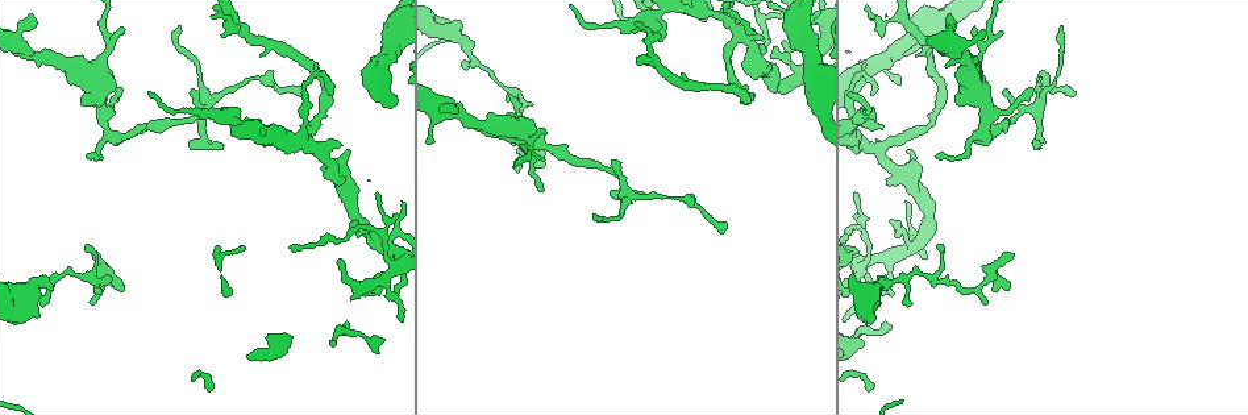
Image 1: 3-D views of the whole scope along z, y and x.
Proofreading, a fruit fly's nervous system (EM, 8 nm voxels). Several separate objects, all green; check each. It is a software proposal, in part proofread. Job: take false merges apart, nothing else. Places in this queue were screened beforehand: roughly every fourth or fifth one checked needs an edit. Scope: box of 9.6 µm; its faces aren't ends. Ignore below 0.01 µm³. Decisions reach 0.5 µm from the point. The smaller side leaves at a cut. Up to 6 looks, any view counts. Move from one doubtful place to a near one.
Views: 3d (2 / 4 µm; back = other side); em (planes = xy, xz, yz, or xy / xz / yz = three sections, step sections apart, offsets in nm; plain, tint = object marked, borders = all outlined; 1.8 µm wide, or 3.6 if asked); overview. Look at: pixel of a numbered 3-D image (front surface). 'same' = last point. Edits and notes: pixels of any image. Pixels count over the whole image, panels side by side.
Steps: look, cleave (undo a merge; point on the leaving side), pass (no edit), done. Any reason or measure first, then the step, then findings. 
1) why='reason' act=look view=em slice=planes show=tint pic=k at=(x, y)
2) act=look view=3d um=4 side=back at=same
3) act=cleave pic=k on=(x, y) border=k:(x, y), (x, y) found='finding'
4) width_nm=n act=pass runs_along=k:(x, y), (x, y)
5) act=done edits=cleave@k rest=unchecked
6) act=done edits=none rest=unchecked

why='abrupt turn' act=look view=3d um=4 pic=1 at=(105, 270)

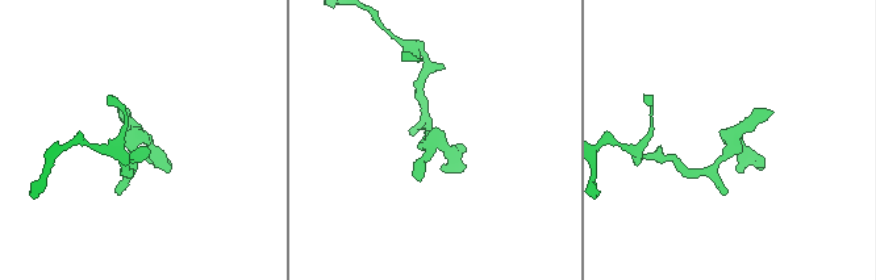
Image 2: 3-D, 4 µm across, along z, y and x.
act=look view=em slice=planes show=tint pic=2 at=(734, 138)

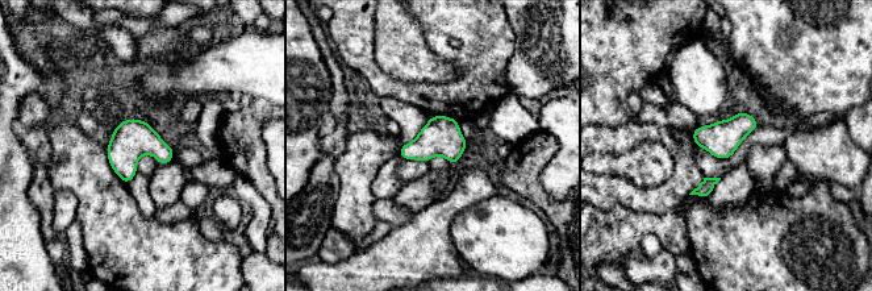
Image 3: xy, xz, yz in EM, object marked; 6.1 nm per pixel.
width_nm=220 act=pass found='one neuron here'

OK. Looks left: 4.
why='three arms meet' act=look view=3d um=4 pic=1 at=(107, 131)

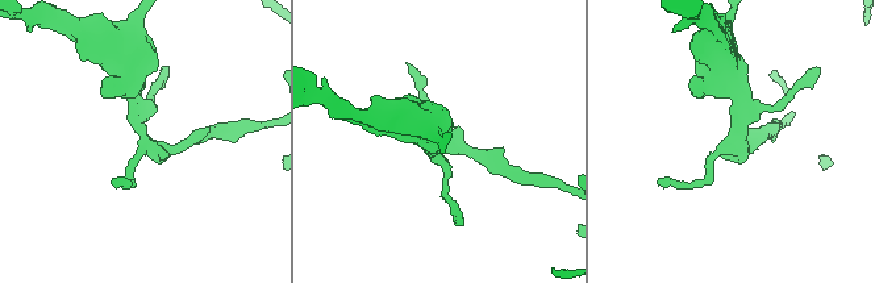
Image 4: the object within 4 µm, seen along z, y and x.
why='now the EM' act=look view=em slice=yz step=4 show=tint pic=4 at=(144, 138)

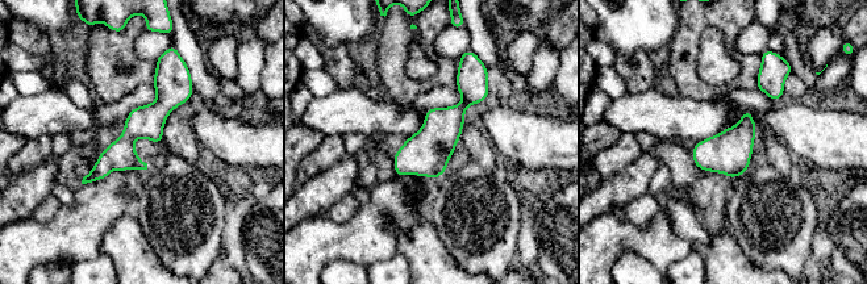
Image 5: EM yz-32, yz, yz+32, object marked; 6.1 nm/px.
why='cut it another way' act=look view=em slice=planes show=tint at=same

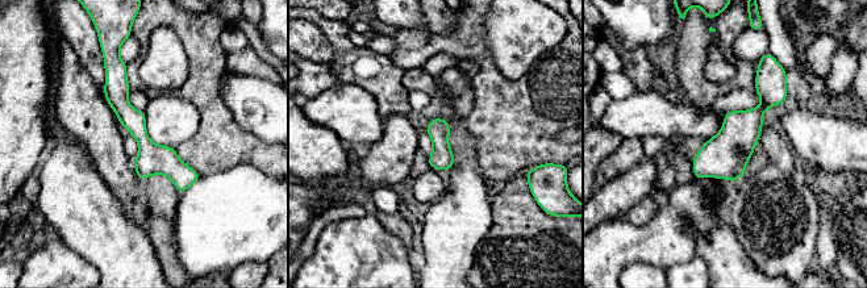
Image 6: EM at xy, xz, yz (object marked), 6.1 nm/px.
act=pass found='continuous, no second neuron'

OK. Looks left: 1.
act=done edits=none rest=unchecked

